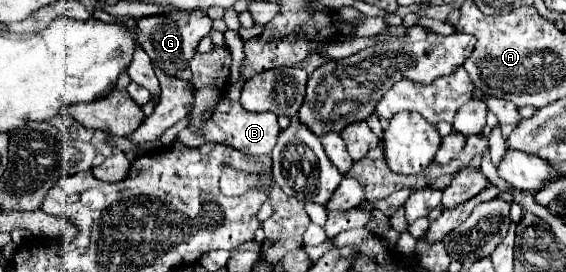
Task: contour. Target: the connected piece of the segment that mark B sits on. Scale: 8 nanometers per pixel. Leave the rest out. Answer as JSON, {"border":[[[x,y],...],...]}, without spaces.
{"border":[[[222,100],[218,102],[212,118],[208,120],[206,124],[206,132],[202,134],[194,134],[194,132],[188,132],[182,130],[178,132],[178,136],[174,138],[174,142],[182,144],[182,146],[200,146],[204,142],[220,142],[220,144],[226,144],[226,146],[232,146],[236,150],[240,150],[242,154],[270,154],[272,148],[276,146],[276,140],[278,140],[278,134],[280,134],[280,128],[278,128],[278,118],[276,114],[272,112],[248,112],[242,108],[240,102],[232,102],[232,100]]]}

